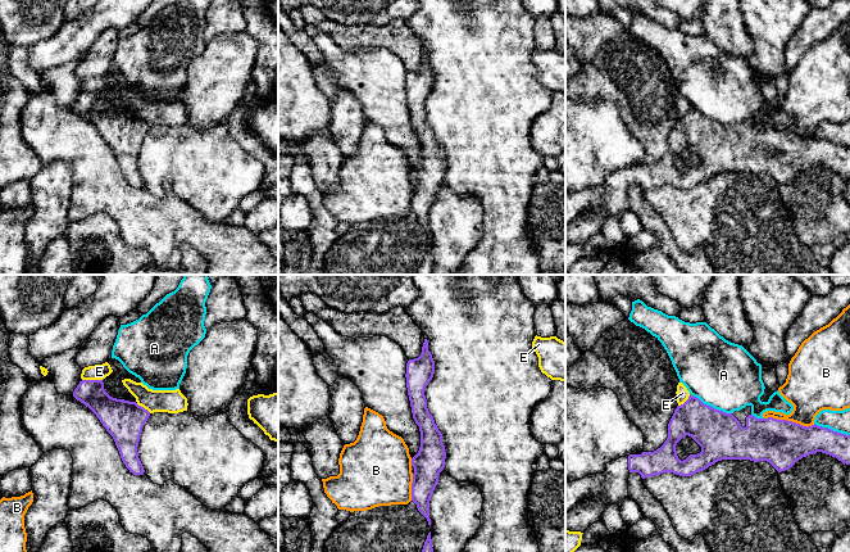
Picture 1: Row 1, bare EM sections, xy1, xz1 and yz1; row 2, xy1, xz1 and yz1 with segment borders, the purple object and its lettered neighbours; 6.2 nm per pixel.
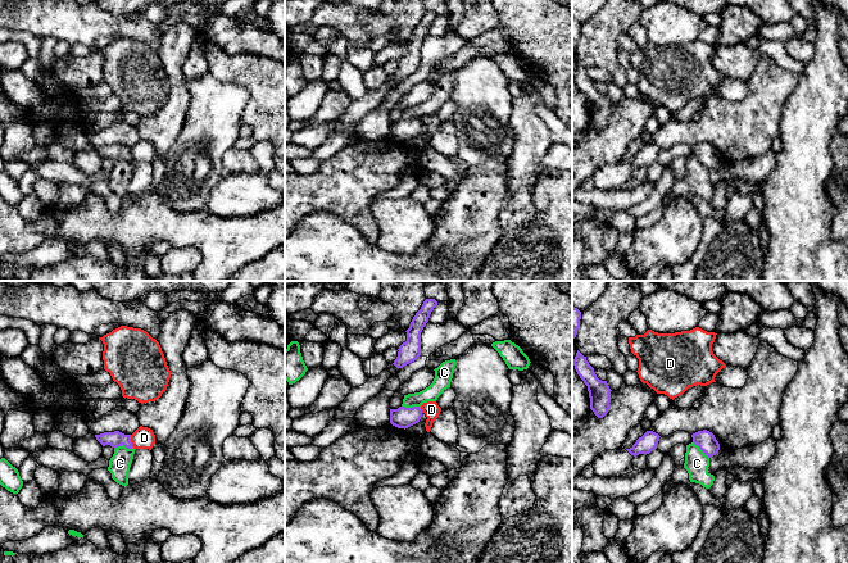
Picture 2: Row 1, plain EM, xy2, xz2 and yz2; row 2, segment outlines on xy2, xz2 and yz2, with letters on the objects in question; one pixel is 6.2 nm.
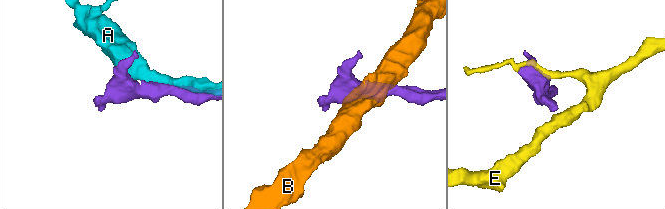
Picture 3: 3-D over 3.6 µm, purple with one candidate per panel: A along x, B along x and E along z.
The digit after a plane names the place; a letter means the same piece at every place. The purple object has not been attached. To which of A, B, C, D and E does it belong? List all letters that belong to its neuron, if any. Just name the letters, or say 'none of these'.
none of these

